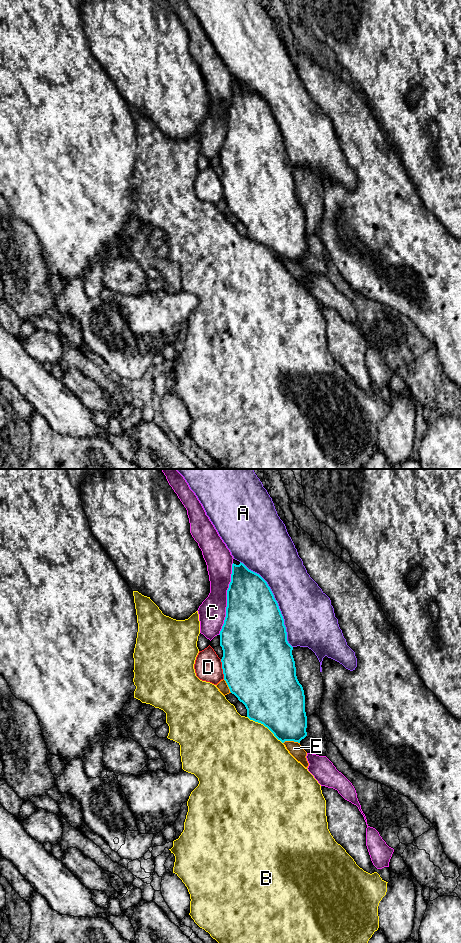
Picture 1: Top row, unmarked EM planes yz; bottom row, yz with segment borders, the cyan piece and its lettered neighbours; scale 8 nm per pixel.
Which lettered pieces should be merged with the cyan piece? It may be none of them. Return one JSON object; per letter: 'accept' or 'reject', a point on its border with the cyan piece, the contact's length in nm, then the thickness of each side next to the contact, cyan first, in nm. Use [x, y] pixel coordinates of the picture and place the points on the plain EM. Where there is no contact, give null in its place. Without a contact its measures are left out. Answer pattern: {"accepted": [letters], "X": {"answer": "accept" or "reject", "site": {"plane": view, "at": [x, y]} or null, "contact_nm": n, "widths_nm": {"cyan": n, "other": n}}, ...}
{"accepted": [], "A": {"answer": "reject", "site": {"plane": "yz", "at": [276, 122]}, "contact_nm": 800, "widths_nm": {"cyan": 460, "other": 400}}, "B": {"answer": "reject", "site": {"plane": "yz", "at": [265, 246]}, "contact_nm": 360, "widths_nm": {"cyan": 480, "other": 500}}, "C": {"answer": "reject", "site": {"plane": "yz", "at": [227, 119]}, "contact_nm": 600, "widths_nm": {"cyan": 440, "other": 220}}, "D": {"answer": "reject", "site": {"plane": "yz", "at": [222, 188]}, "contact_nm": 160, "widths_nm": {"cyan": 500, "other": 220}}, "E": {"answer": "reject", "site": {"plane": "yz", "at": [291, 260]}, "contact_nm": 140, "widths_nm": {"cyan": 360, "other": 110}}}

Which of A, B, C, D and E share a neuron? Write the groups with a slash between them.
A / B / C / D / E

